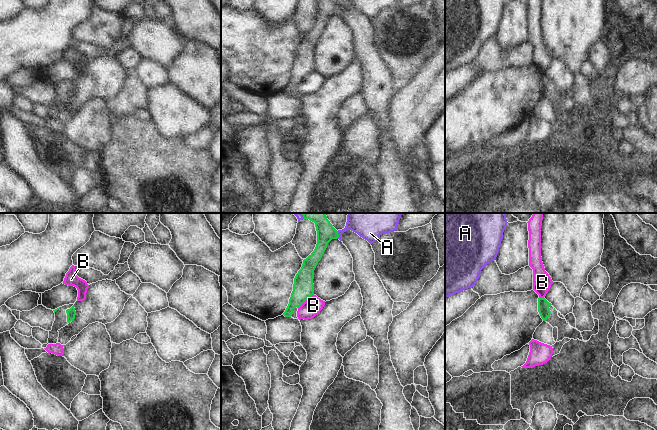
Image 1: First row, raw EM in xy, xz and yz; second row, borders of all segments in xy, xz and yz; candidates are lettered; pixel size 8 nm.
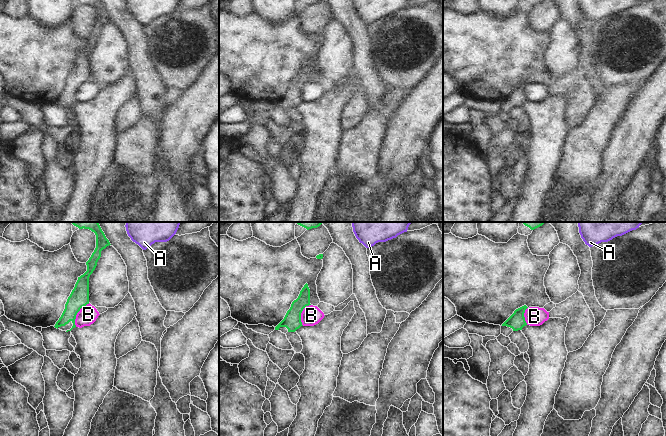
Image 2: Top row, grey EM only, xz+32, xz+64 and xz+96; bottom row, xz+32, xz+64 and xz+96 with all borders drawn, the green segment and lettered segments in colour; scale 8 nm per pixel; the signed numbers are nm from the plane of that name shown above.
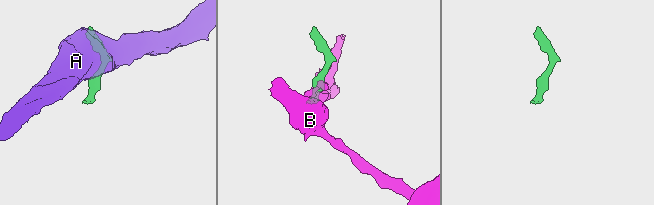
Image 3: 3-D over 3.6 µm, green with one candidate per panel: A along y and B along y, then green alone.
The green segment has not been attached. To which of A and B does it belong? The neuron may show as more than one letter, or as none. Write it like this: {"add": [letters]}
{"add": []}

